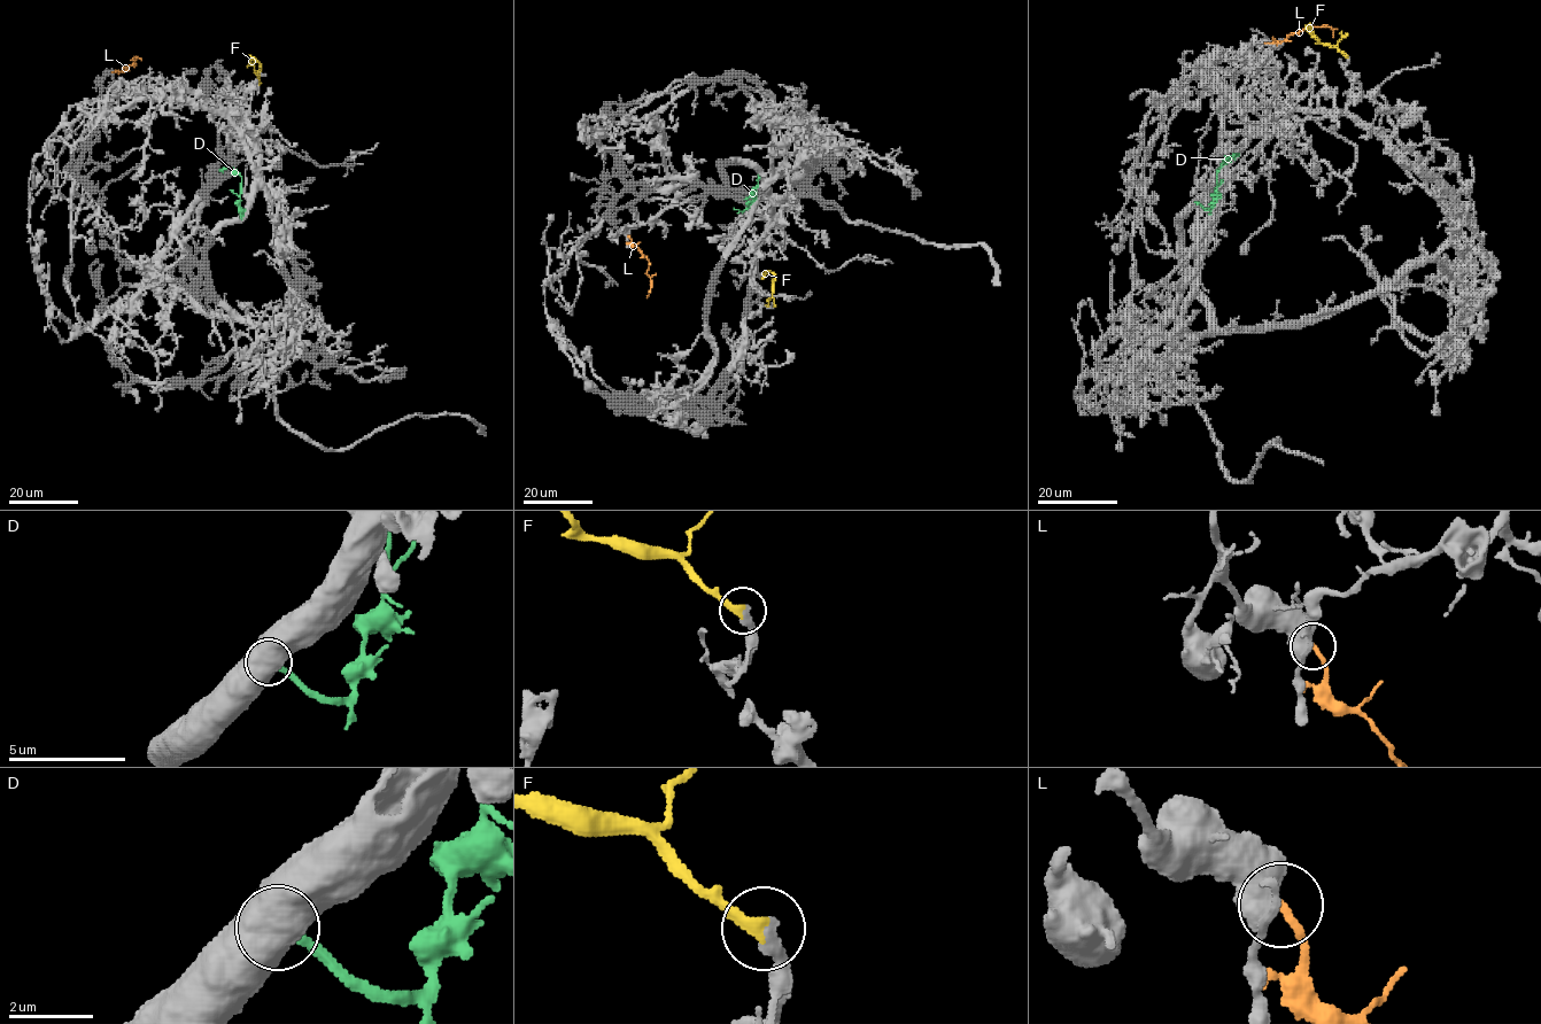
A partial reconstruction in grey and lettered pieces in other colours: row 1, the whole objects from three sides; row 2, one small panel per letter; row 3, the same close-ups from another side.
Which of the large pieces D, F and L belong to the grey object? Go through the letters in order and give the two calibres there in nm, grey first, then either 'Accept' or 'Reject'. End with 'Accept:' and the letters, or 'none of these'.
D: Thickness 750 nm (grey) against 240 nm. Reject
F: Thickness 240 nm (grey) against 240 nm. Accept
L: Thickness 850 nm (grey) against 190 nm. Reject
Accept: F

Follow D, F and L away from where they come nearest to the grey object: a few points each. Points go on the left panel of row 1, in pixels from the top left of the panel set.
D: (244, 209), (242, 215), (239, 212), (241, 177), (229, 168), (218, 169)
F: (260, 83), (260, 64), (253, 59), (247, 67)
L: (115, 72), (125, 71), (137, 57), (134, 67)

